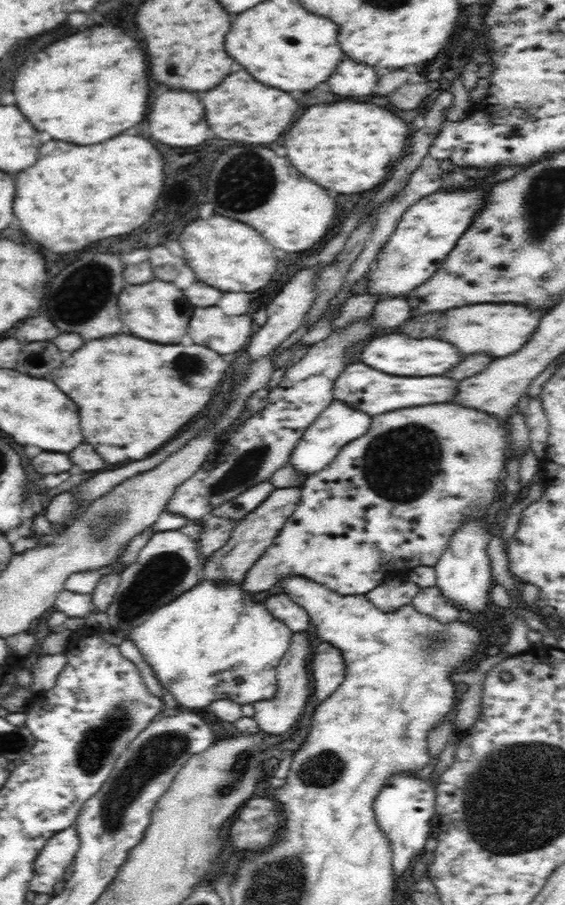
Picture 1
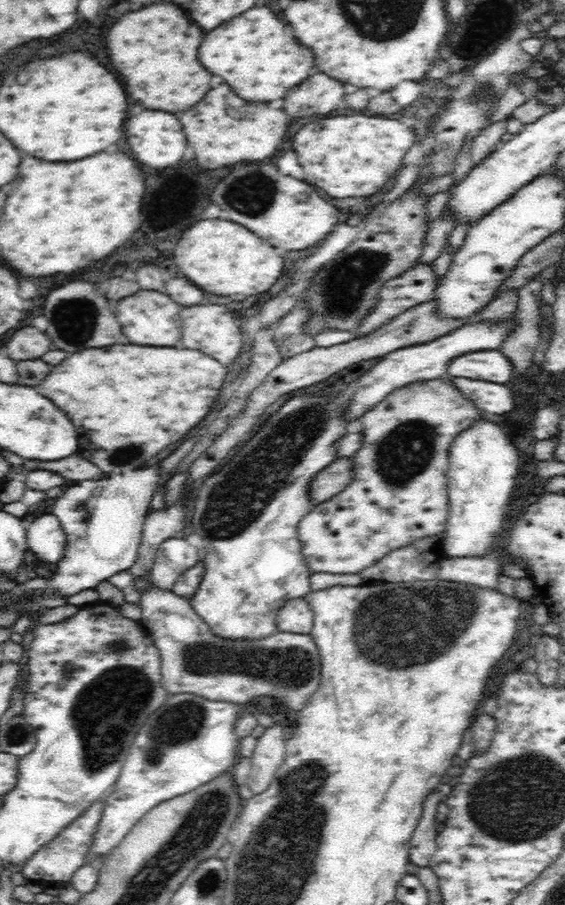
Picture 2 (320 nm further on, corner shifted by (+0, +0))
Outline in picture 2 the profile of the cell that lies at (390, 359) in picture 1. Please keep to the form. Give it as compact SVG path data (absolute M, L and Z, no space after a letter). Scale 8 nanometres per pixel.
M499 349L466 352L450 362L446 376L506 385L512 376L512 363Z

